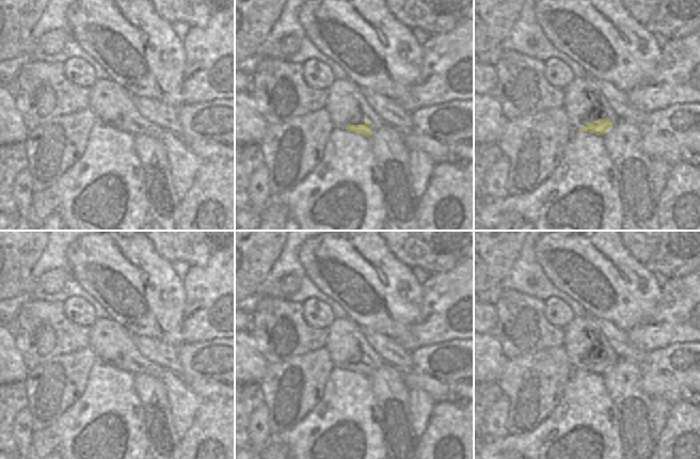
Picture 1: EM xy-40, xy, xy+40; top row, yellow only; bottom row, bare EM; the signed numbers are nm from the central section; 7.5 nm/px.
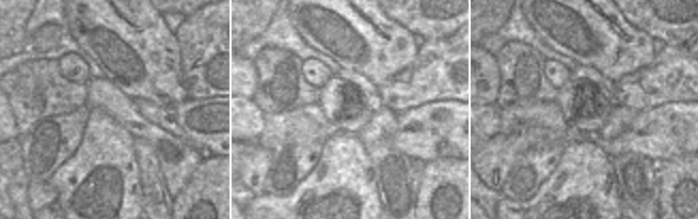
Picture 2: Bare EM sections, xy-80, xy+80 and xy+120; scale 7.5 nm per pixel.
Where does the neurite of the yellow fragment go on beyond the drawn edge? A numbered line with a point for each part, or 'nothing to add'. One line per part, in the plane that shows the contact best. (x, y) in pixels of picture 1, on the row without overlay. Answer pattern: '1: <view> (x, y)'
1: xy (346, 342)

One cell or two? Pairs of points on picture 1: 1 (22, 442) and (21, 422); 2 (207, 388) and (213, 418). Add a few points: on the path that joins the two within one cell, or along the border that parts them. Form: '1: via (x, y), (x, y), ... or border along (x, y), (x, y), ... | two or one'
1: via (22, 437), (21, 427) | one
2: border along (223, 397), (210, 397), (205, 400) | two

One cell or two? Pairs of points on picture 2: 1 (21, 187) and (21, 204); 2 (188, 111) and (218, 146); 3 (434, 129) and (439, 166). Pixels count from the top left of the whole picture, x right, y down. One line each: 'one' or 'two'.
1: one
2: one
3: two

